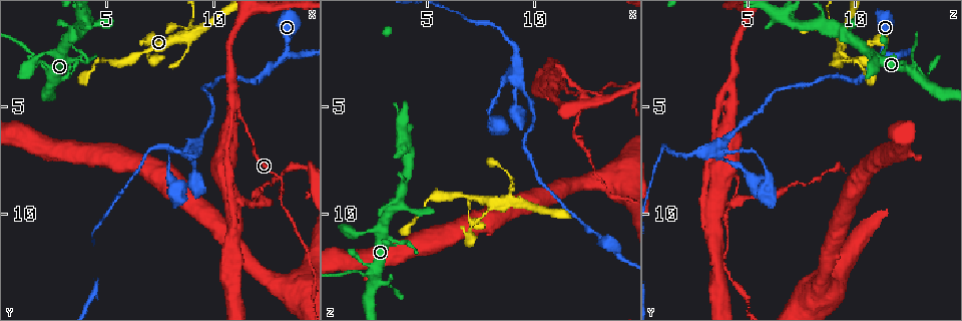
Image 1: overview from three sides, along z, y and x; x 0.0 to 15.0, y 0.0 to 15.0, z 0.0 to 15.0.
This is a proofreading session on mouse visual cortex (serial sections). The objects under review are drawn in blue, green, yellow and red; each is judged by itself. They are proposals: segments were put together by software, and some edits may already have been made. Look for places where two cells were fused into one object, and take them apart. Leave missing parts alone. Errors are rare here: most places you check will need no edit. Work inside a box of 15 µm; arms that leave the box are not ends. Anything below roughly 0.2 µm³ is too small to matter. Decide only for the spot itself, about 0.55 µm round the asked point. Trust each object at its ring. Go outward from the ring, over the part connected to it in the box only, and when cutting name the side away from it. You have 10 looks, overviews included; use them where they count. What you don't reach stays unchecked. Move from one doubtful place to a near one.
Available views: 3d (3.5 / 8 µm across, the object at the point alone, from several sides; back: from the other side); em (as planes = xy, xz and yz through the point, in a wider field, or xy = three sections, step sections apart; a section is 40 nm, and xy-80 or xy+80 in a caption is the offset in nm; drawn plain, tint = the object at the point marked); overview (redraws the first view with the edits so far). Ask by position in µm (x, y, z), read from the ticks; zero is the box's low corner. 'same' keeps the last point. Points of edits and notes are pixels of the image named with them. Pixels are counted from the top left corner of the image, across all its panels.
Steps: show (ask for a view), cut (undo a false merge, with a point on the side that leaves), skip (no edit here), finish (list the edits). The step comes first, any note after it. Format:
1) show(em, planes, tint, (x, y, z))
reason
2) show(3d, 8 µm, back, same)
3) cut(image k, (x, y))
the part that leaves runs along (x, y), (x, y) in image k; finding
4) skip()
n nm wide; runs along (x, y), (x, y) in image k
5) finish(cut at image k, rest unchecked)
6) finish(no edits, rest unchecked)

show(3d, 8 µm, back, (2.1, 3.3, 12.8))
three arms meet

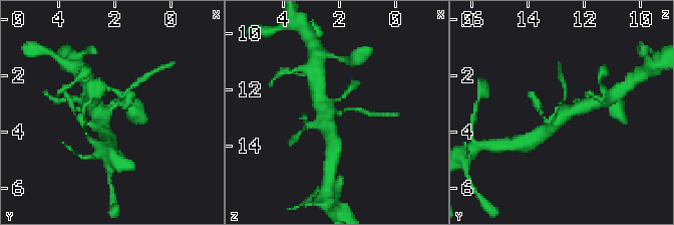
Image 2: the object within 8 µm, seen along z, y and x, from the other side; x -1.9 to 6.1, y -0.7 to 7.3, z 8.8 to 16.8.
show(em, planes, tint, (2.2, 3.2, 12.8))
now the EM

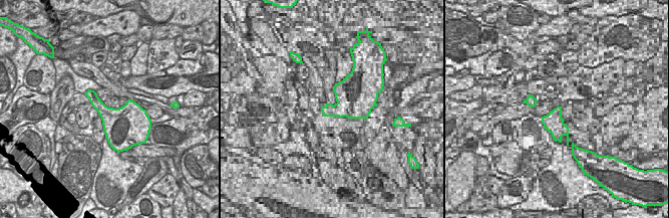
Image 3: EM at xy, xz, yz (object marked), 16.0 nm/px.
skip()
runs along (590, 103), (567, 111), (542, 134) in image 2; continuous, no second cell

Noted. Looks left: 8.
show(3d, 3.5 µm, (6.8, 2.4, 9.2))
calibre changes

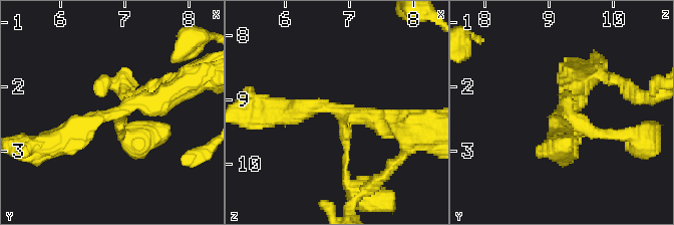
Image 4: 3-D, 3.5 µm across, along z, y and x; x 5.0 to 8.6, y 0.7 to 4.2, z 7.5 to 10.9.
skip()
runs along (163, 101), (129, 101), (46, 145) in image 4; all the same cell

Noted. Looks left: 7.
show(3d, 3.5 µm, (13.4, 2.3, 11.2))
sharp bend

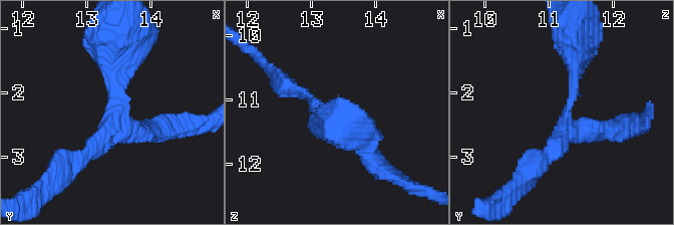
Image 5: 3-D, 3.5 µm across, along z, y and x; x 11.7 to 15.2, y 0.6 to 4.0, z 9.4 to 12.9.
skip()
3 arms; runs along (113, 52), (116, 114), (73, 167) in image 5; continuous, no second cell

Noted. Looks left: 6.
show(3d, 3.5 µm, (8.8, 7.2, 3.7))
thick turns thin

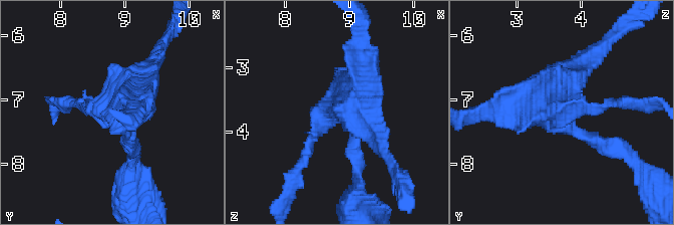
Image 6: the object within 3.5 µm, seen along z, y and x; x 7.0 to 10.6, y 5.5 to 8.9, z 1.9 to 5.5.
show(em, xy, step 5, tint, (8.85, 7.10, 3.60))
now the EM

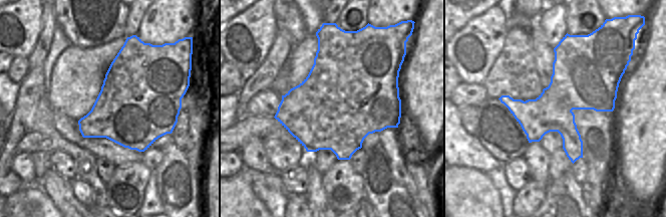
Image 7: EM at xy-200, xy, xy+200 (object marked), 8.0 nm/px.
skip()
arms of 150, 150, 200, 300 nm; runs along (155, 55), (127, 98), (84, 107) in image 6; one cell here

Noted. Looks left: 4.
finish(no edits, rest unchecked)

